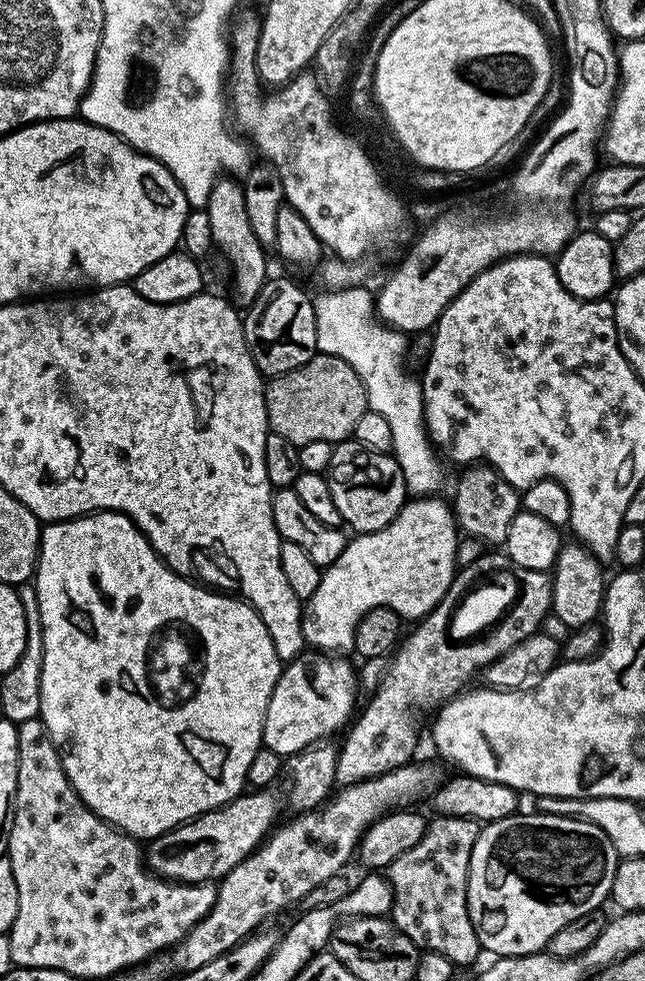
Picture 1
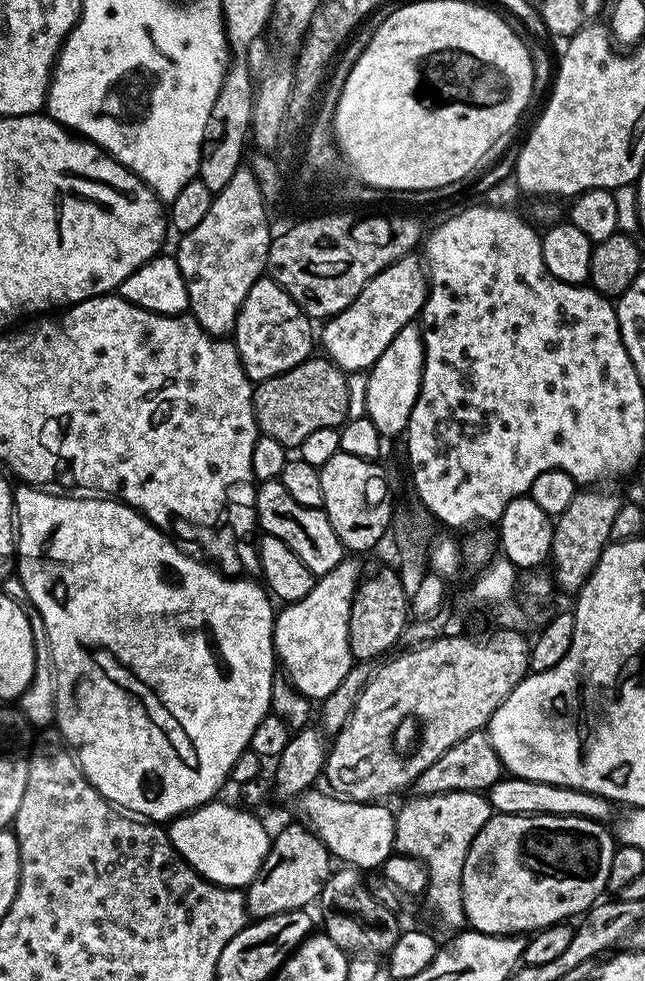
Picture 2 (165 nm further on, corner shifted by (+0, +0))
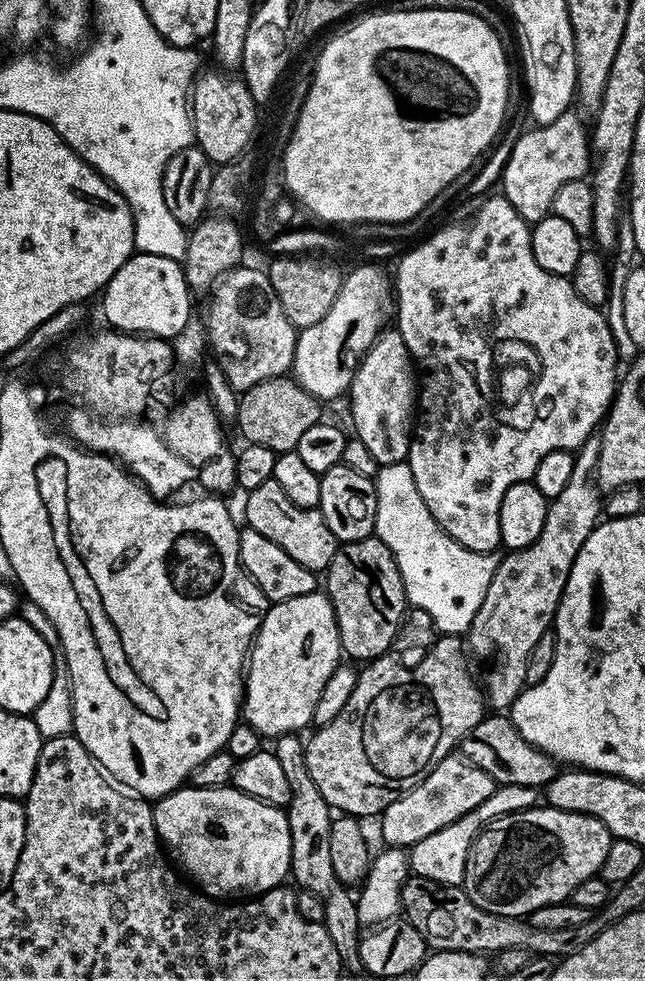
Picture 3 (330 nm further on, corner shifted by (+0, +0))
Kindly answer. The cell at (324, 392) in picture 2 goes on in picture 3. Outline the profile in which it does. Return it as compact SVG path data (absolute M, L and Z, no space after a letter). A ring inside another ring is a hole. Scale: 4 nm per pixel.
M285 374L258 382L258 386L243 389L239 393L239 404L234 424L235 427L240 427L241 434L245 436L243 439L249 444L266 446L278 454L291 452L298 446L298 442L302 439L302 434L306 434L306 430L310 430L310 426L321 423L320 408L322 408L321 401L309 394L295 378Z

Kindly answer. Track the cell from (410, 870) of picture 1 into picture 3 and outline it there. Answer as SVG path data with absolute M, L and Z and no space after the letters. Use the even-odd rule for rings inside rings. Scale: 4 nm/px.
M453 754L442 758L438 766L418 786L414 786L409 792L402 792L396 801L390 802L386 810L380 813L378 823L380 823L380 836L384 839L385 845L393 848L409 849L422 838L427 838L429 834L434 834L434 830L442 830L450 826L450 822L458 822L470 810L474 810L490 794L496 792L498 785L486 770L478 770L465 760L463 755Z

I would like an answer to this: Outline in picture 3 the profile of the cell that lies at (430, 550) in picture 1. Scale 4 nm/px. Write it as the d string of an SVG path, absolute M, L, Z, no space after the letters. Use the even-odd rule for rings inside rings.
M323 591L277 600L256 631L246 661L242 716L261 737L299 733L312 724L322 686L342 663L334 606Z

